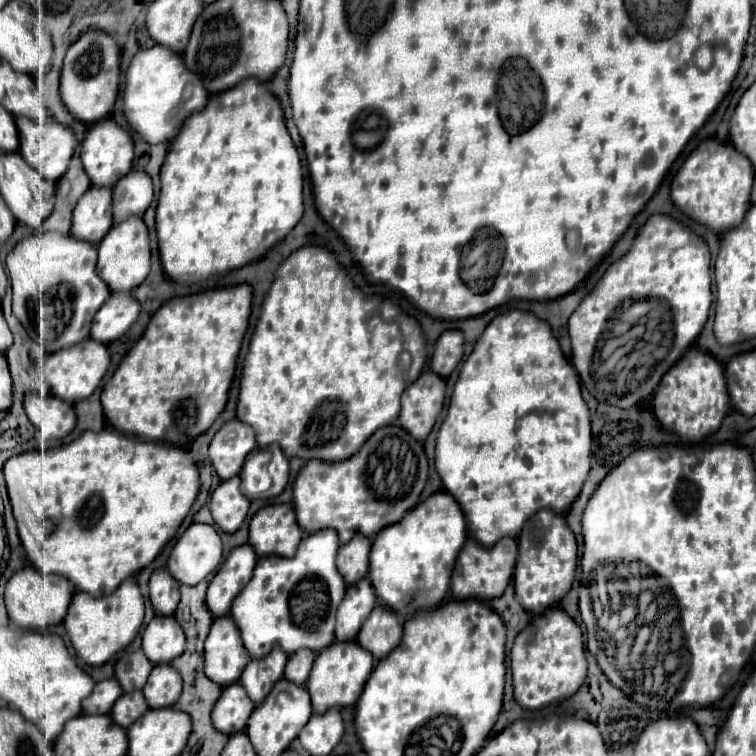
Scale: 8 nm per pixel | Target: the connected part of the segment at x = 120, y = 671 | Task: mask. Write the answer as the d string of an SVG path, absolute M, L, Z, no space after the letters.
M143 651L123 653L115 665L115 679L123 687L123 691L141 691L151 673L151 661Z

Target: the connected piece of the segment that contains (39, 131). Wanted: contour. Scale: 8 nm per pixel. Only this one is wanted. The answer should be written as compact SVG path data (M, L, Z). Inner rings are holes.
M17 117L15 123L17 123L19 139L21 139L19 153L23 155L27 165L33 167L35 171L39 171L39 175L43 175L43 179L47 179L47 181L61 179L69 167L69 161L73 157L73 149L77 145L75 133L69 127L63 127L61 123L57 123L53 119L47 119L45 123L35 123L27 117Z

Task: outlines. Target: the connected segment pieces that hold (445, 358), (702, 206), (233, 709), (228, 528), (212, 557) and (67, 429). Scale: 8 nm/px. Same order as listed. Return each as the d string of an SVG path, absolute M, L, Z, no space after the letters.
M445 331L435 345L435 353L431 357L431 371L437 373L441 379L447 379L463 357L463 343L465 341L461 331Z
M707 139L685 159L683 167L675 175L671 183L671 199L687 217L721 235L743 221L751 205L749 193L753 179L755 171L743 153L735 151L729 143Z
M233 683L231 687L223 689L223 695L211 713L211 719L217 731L223 731L223 735L235 735L235 731L243 731L247 727L247 719L253 709L255 705L251 699L247 699L243 687L239 683Z
M239 477L223 481L211 495L209 511L223 533L235 533L249 511L249 499L241 493Z
M193 523L175 543L167 571L181 585L201 583L221 563L221 537L213 525Z
M29 393L25 397L25 413L41 439L63 439L73 431L77 421L73 405L53 395L41 397L39 393Z

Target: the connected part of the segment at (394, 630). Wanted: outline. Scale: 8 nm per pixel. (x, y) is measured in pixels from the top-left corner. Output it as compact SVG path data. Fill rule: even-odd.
M377 605L367 623L363 623L357 635L357 643L361 647L367 647L367 651L371 651L371 655L375 655L375 659L379 661L383 659L383 655L389 655L399 645L401 635L401 619L383 605Z

